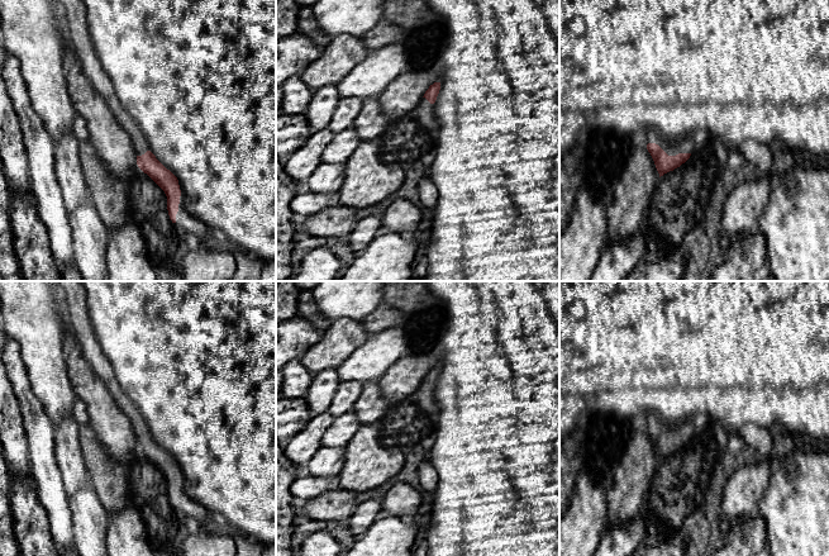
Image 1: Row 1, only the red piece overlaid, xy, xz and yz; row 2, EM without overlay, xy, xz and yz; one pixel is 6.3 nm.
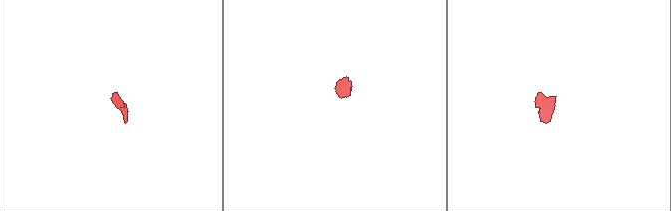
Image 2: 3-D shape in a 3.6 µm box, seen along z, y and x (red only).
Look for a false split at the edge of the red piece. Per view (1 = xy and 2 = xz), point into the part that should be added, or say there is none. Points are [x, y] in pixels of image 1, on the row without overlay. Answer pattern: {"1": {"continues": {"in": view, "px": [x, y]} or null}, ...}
{"1": {"continues": {"in": "xy", "px": [77, 309]}}, "2": {"continues": {"in": "xz", "px": [424, 397]}}}

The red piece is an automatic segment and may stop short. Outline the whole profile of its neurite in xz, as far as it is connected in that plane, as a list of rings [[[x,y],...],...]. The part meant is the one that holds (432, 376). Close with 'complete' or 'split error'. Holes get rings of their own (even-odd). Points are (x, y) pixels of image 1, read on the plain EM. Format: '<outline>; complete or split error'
[[[434,366],[425,375],[418,390],[411,395],[416,405],[428,415],[435,418],[439,407],[434,395],[434,386],[440,374],[440,366]]]; split error

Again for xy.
[[[57,281],[67,300],[67,313],[72,334],[94,375],[106,386],[123,413],[130,419],[137,437],[138,451],[166,477],[170,503],[180,517],[190,517],[203,524],[209,512],[191,500],[184,488],[177,461],[151,436],[148,424],[137,405],[122,390],[113,363],[104,353],[87,306],[86,290],[81,281]]]; split error

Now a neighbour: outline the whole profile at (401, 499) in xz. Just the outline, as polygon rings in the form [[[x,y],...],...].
[[[396,481],[381,500],[380,517],[413,515],[423,503],[421,491],[404,481]]]

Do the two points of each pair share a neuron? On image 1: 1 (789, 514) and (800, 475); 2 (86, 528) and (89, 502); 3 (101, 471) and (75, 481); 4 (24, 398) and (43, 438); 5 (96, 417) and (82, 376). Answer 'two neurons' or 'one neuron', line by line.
1: one neuron
2: one neuron
3: two neurons
4: one neuron
5: one neuron

